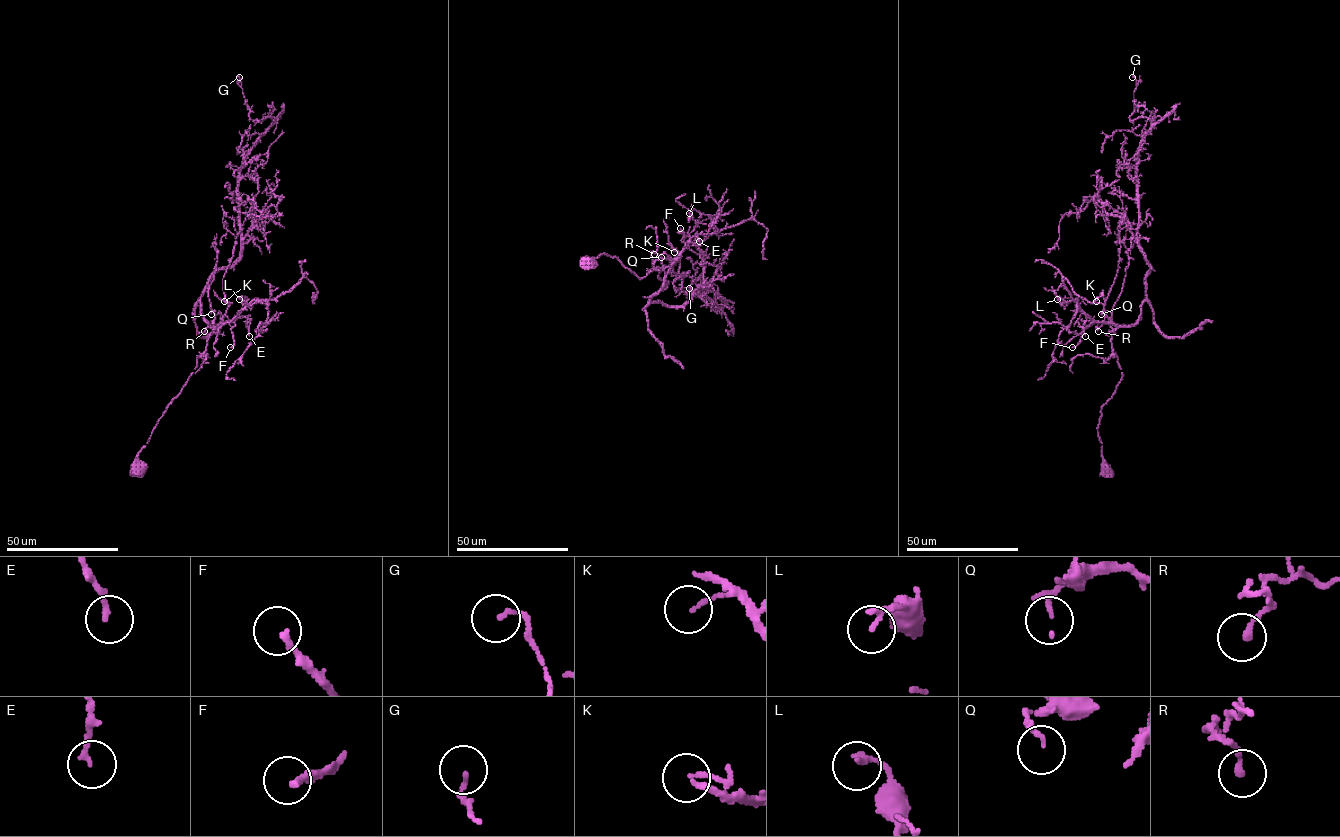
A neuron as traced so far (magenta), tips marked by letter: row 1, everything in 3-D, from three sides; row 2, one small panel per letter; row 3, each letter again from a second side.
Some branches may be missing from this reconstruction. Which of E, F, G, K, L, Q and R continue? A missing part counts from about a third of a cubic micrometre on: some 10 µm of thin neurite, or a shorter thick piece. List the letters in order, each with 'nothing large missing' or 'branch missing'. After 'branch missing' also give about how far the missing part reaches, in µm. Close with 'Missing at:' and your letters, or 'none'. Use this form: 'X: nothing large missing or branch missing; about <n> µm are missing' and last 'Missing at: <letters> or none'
E: nothing large missing
F: branch missing; about 25 µm are missing
G: nothing large missing
K: branch missing; about 25 µm are missing
L: nothing large missing
Q: nothing large missing
R: nothing large missing
Missing at: F, K

